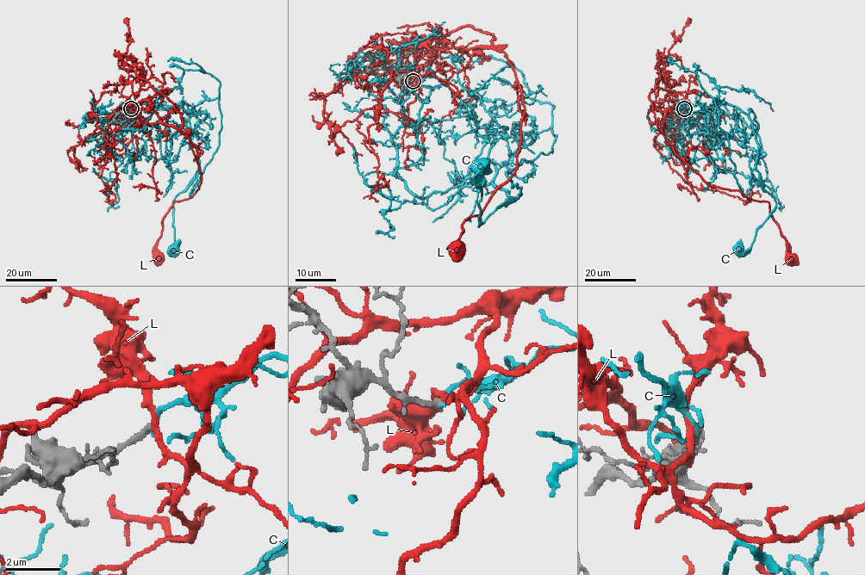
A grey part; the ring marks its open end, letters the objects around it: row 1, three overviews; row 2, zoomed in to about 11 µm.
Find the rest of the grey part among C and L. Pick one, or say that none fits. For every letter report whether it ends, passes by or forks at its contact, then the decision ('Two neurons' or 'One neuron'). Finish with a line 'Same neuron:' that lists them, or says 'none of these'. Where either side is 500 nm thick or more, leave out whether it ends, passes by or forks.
C: It ends there. Two neurons
L: It passes by. Two neurons
Same neuron: none of these

